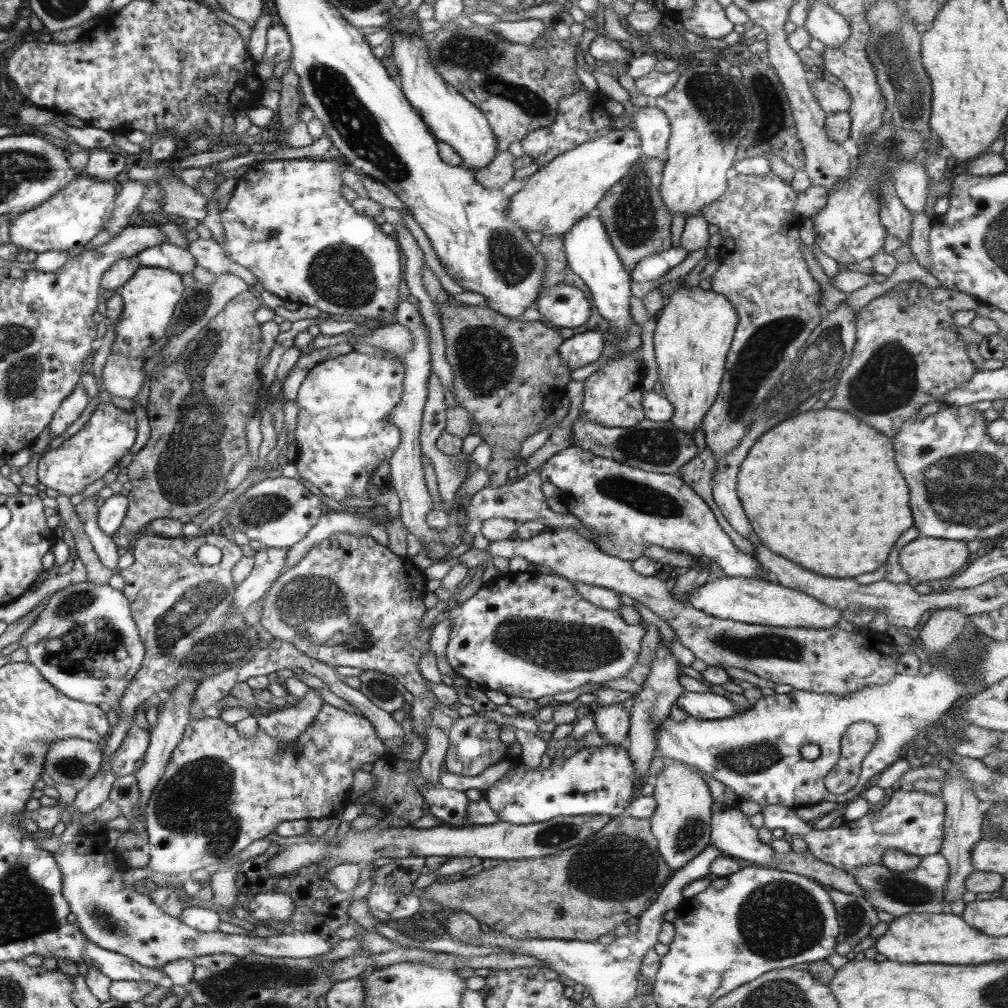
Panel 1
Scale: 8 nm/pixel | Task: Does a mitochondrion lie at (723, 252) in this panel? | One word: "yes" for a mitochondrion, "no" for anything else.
no

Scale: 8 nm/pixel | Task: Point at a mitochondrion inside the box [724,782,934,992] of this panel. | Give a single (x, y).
(780, 919)

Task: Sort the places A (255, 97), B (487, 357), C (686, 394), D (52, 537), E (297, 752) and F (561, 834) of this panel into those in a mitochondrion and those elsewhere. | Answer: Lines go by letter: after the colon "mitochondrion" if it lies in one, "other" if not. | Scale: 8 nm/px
A: other
B: mitochondrion
C: other
D: other
E: mitochondrion
F: mitochondrion

